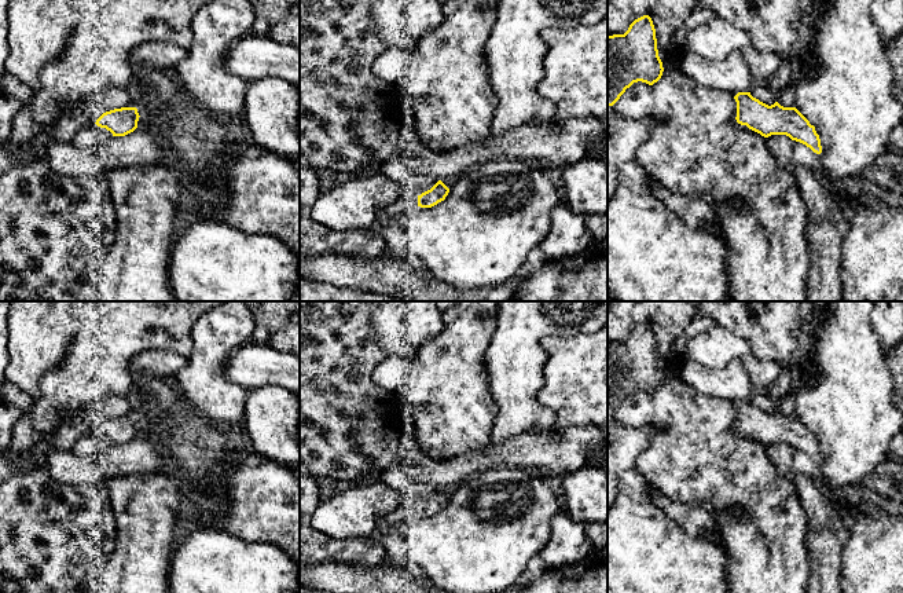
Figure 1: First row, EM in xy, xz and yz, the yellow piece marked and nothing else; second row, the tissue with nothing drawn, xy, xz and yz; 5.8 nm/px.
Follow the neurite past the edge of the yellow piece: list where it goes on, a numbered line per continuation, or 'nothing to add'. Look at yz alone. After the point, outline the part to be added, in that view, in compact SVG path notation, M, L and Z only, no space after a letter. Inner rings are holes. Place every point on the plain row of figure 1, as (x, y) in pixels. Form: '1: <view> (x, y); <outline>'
1: yz (624, 445); M607 414L607 510L620 493L620 475L635 468L654 433L651 425L629 428Z

